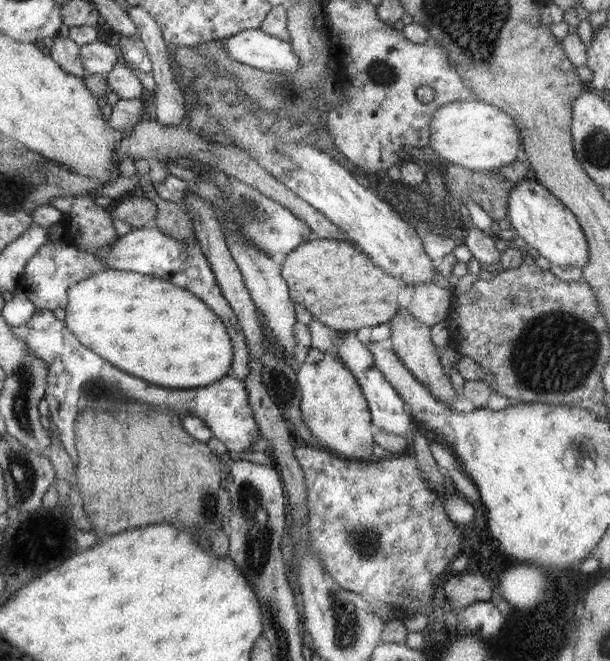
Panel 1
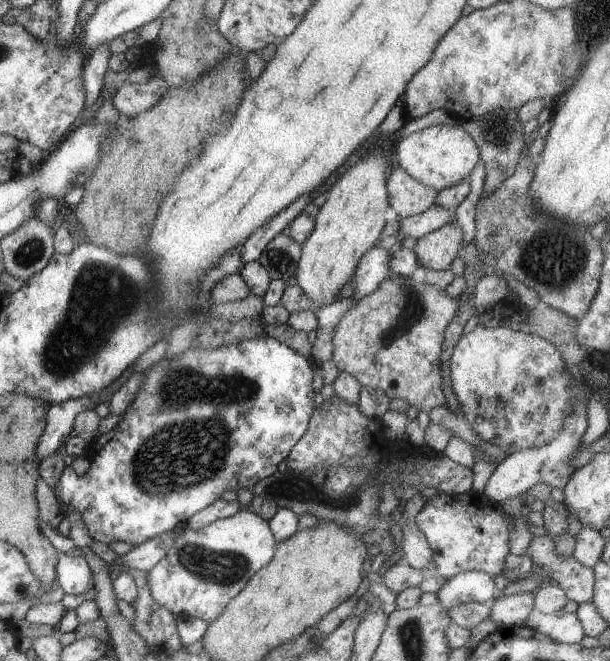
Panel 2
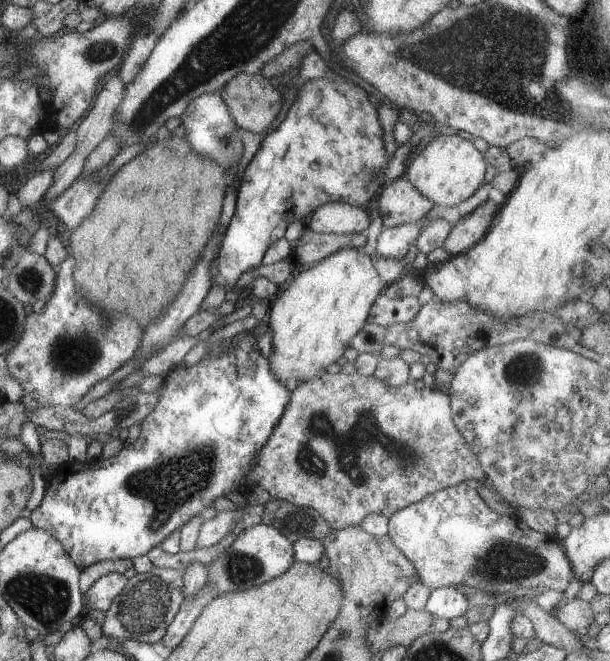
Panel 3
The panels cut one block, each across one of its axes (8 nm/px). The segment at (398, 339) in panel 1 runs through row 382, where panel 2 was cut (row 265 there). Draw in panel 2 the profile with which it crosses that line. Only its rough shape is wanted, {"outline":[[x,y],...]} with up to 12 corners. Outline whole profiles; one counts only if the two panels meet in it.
{"outline":[[455,221],[422,235],[414,252],[426,270],[448,271],[462,246]]}

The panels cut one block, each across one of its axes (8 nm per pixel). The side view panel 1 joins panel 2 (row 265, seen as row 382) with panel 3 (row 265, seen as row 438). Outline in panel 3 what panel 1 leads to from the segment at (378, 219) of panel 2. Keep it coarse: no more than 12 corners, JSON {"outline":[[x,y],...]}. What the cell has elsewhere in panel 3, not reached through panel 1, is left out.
{"outline":[[340,249],[269,302],[284,386],[326,373],[387,285]]}

